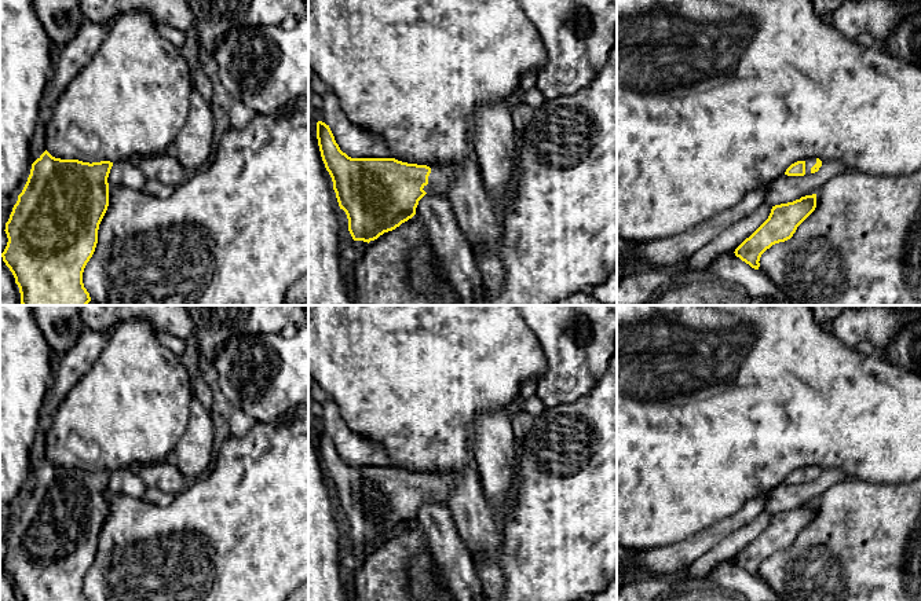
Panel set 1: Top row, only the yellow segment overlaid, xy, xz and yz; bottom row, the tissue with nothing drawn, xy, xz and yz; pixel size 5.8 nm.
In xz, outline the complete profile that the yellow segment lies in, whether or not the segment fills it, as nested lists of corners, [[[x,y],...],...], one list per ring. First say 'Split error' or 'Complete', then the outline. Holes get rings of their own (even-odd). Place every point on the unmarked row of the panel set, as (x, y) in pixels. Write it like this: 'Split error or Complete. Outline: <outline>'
Split error. Outline: [[[322,429],[317,430],[317,447],[322,469],[329,480],[340,517],[348,527],[354,549],[370,550],[392,539],[416,523],[419,509],[427,501],[447,503],[456,476],[407,472],[395,466],[351,466],[343,461]]]

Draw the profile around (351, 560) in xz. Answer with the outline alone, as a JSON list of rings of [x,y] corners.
[[[352,549],[348,551],[343,551],[343,554],[341,554],[343,572],[344,573],[354,573],[359,568],[359,565],[362,564],[366,554],[368,554],[368,550],[363,550],[363,549]]]

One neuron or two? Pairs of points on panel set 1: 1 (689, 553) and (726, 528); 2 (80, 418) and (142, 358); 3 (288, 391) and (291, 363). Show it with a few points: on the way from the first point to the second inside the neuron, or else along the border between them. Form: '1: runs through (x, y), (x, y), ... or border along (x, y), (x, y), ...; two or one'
1: runs through (698, 545), (716, 532); one
2: runs through (95, 405), (127, 373); one
3: runs through (288, 384), (291, 370); one

